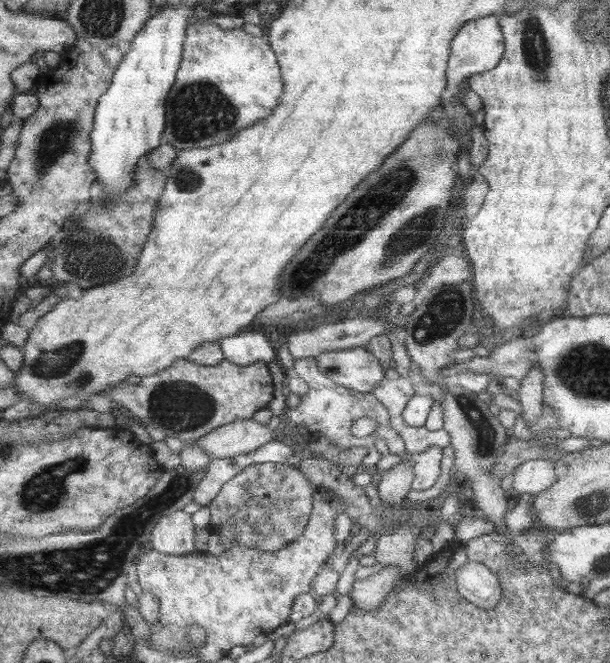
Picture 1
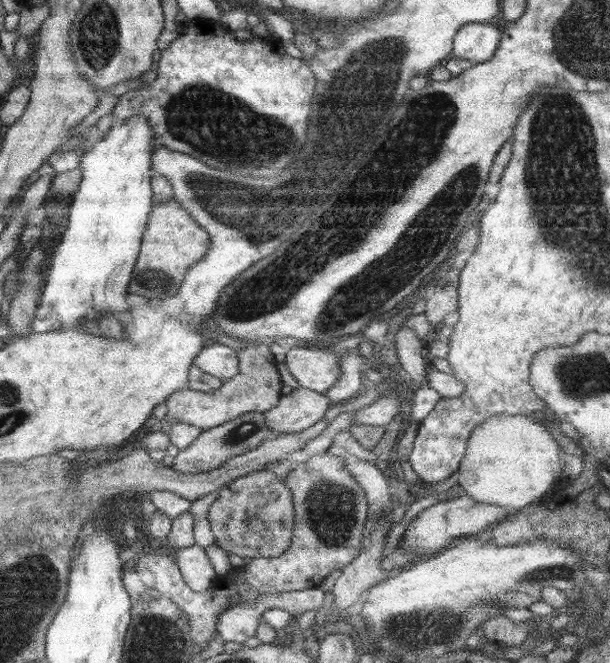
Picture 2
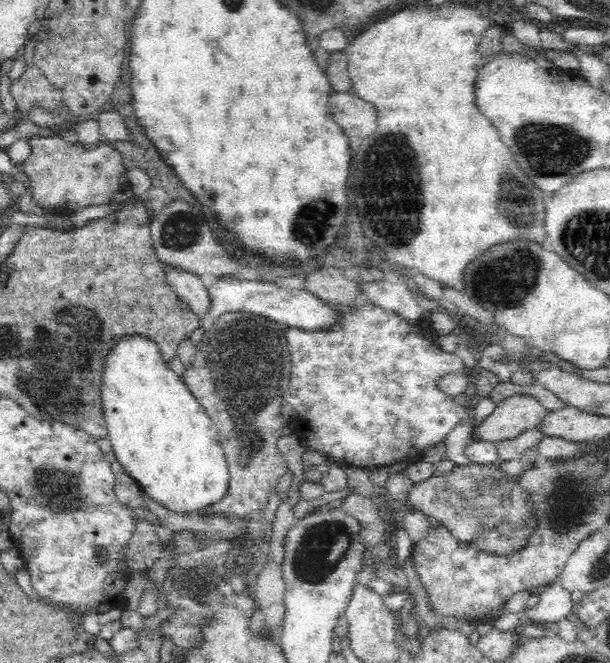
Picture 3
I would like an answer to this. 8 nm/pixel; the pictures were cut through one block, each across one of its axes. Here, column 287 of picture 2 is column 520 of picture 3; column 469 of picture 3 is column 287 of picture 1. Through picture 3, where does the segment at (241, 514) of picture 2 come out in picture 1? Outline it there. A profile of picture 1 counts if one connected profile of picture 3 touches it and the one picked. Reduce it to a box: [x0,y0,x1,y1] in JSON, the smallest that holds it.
[207,462,315,555]

